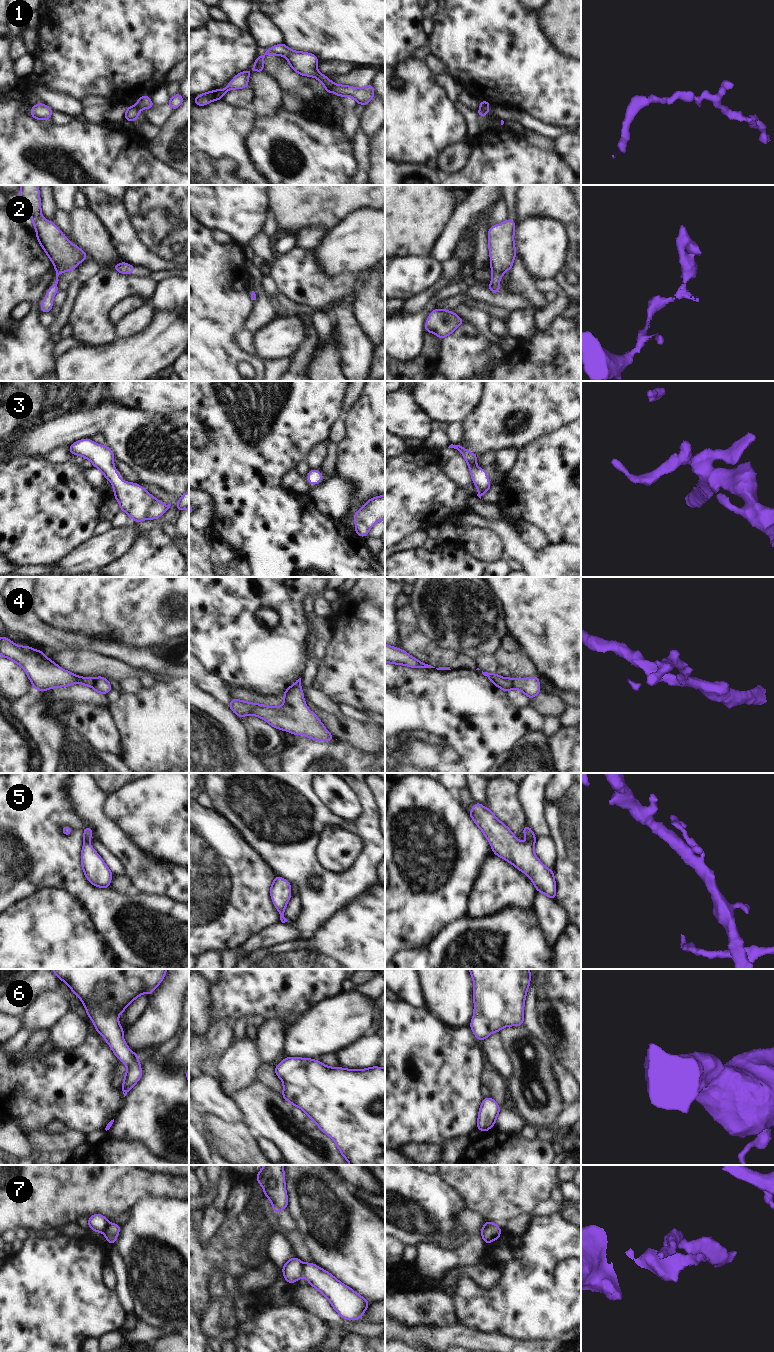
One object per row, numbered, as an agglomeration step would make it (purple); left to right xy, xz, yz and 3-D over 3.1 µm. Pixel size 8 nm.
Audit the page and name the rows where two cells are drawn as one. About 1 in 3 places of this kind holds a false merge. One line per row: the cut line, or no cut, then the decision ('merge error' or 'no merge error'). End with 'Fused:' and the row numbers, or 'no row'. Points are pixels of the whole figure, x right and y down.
1: cut in xz along (333, 83), (330, 91); merge error
2: no cut; no merge error
3: no cut; no merge error
4: no cut; no merge error
5: no cut; no merge error
6: no cut; no merge error
7: cut in xz along (304, 1263), (301, 1269), (301, 1276); merge error
Fused: 1, 7

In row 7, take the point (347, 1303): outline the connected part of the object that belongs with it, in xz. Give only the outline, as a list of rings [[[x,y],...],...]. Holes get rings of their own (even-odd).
[[[314,1263],[303,1264],[302,1277],[305,1277],[310,1286],[315,1287],[329,1300],[343,1319],[359,1320],[368,1308],[367,1299]]]

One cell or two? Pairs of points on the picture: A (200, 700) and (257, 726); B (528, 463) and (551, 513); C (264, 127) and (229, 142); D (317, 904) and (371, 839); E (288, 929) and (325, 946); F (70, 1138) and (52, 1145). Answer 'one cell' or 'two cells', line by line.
A: two cells
B: one cell
C: two cells
D: one cell
E: two cells
F: one cell

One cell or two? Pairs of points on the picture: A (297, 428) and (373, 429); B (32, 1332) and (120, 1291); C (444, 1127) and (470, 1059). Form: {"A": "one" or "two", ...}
{"A": "two", "B": "two", "C": "one"}

